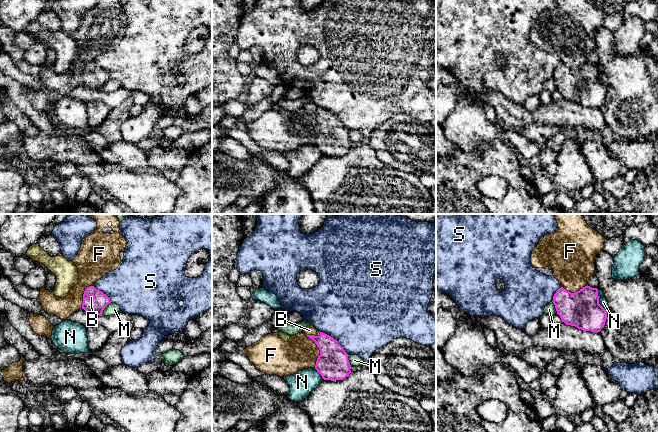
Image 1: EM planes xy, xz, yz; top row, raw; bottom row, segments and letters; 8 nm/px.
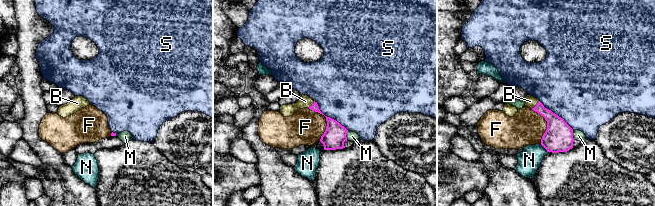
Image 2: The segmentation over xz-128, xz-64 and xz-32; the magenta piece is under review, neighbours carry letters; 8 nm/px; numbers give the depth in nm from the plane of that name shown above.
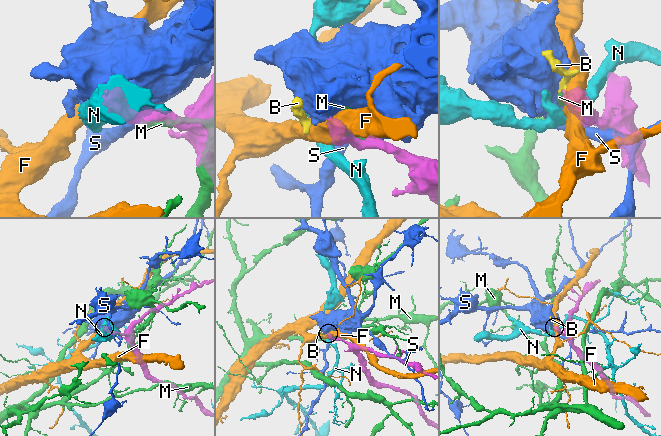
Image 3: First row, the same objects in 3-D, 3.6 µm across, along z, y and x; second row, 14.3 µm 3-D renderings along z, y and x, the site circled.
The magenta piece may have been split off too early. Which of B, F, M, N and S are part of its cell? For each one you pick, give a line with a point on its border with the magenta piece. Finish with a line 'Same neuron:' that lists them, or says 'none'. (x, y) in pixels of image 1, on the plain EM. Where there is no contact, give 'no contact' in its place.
B: xz (313, 111)
Same neuron: B

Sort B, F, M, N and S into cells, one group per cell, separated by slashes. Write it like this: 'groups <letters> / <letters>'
groups B / F / M / N / S

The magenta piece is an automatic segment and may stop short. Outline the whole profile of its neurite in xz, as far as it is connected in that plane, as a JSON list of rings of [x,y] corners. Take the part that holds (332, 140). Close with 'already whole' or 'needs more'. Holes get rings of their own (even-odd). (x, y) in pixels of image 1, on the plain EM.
[[[313,101],[303,109],[312,115],[320,126],[315,145],[324,156],[343,156],[351,149],[348,130],[333,113],[319,108]]]; needs more

